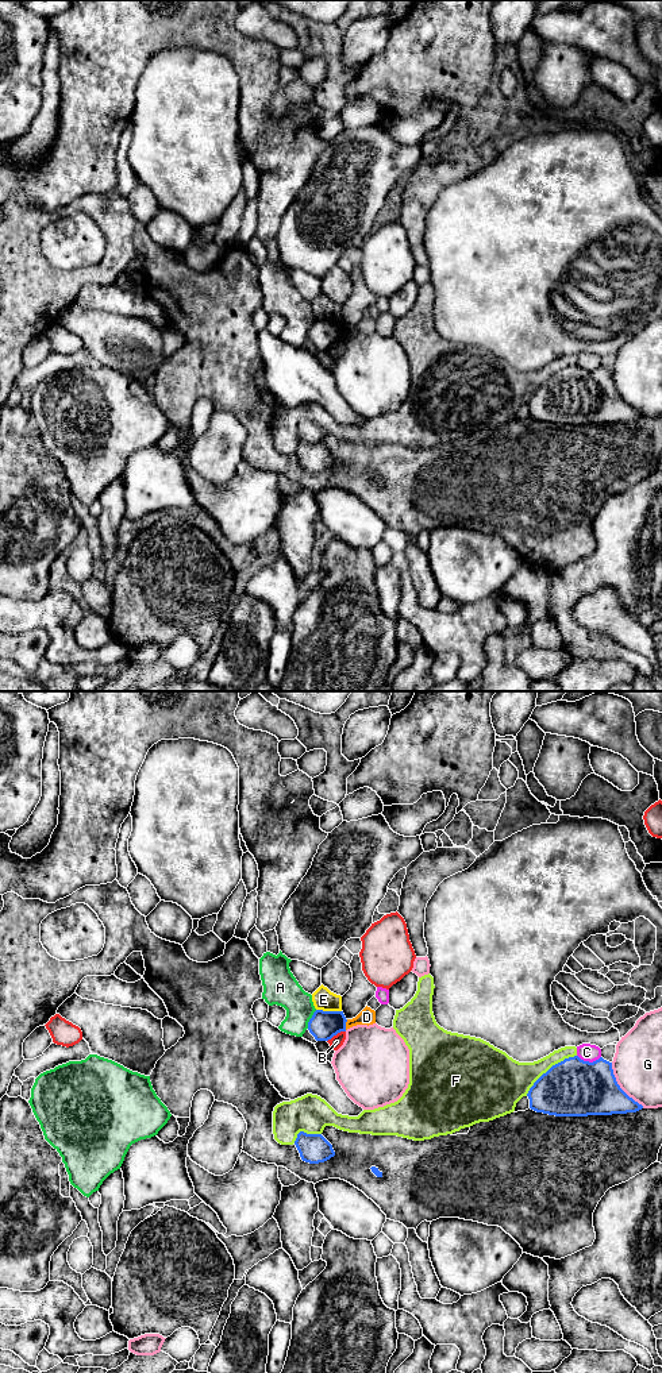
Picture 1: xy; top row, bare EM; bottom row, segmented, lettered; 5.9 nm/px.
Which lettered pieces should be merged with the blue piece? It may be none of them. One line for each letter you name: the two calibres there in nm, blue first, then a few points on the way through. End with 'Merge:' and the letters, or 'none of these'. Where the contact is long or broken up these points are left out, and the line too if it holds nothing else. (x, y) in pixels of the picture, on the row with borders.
Merge: none of these

